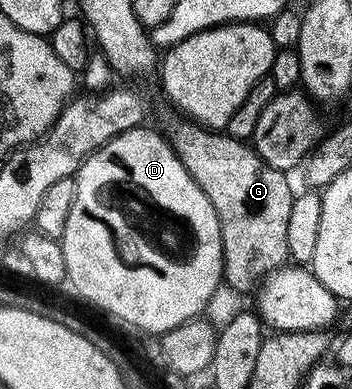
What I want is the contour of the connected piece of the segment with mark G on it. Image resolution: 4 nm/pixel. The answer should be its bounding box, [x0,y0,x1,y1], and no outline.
[169,118,293,292]

